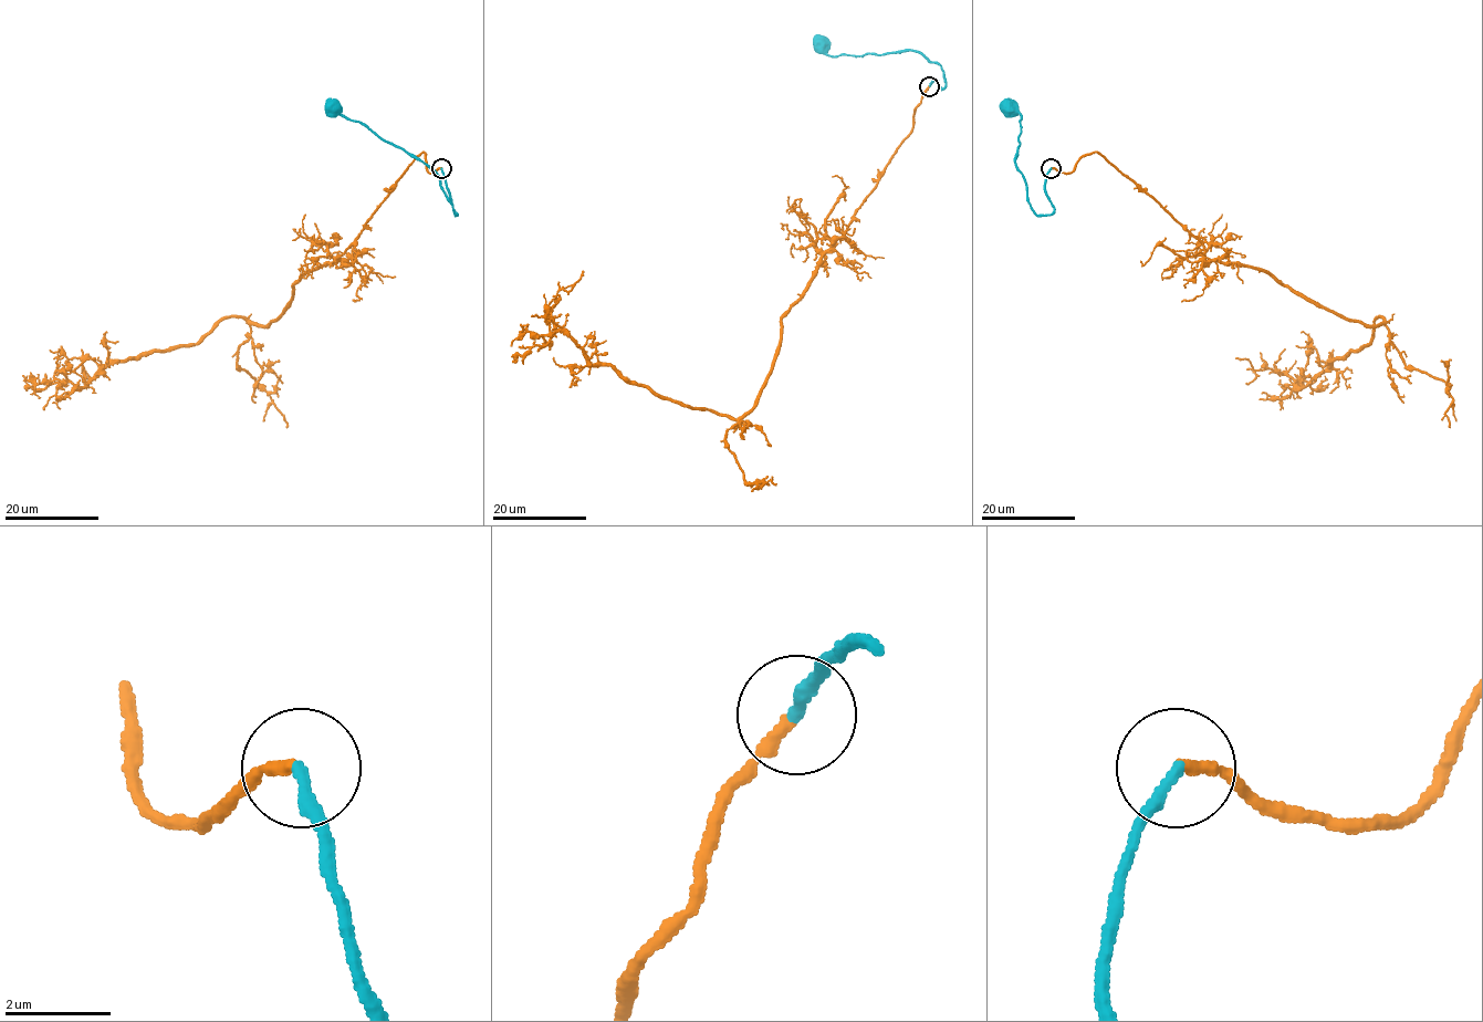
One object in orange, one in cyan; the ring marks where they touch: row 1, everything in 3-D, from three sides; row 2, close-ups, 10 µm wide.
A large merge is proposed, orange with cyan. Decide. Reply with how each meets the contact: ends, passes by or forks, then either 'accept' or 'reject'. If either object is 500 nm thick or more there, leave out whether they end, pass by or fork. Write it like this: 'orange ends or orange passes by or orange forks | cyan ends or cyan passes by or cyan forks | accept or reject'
orange ends | cyan ends | accept

